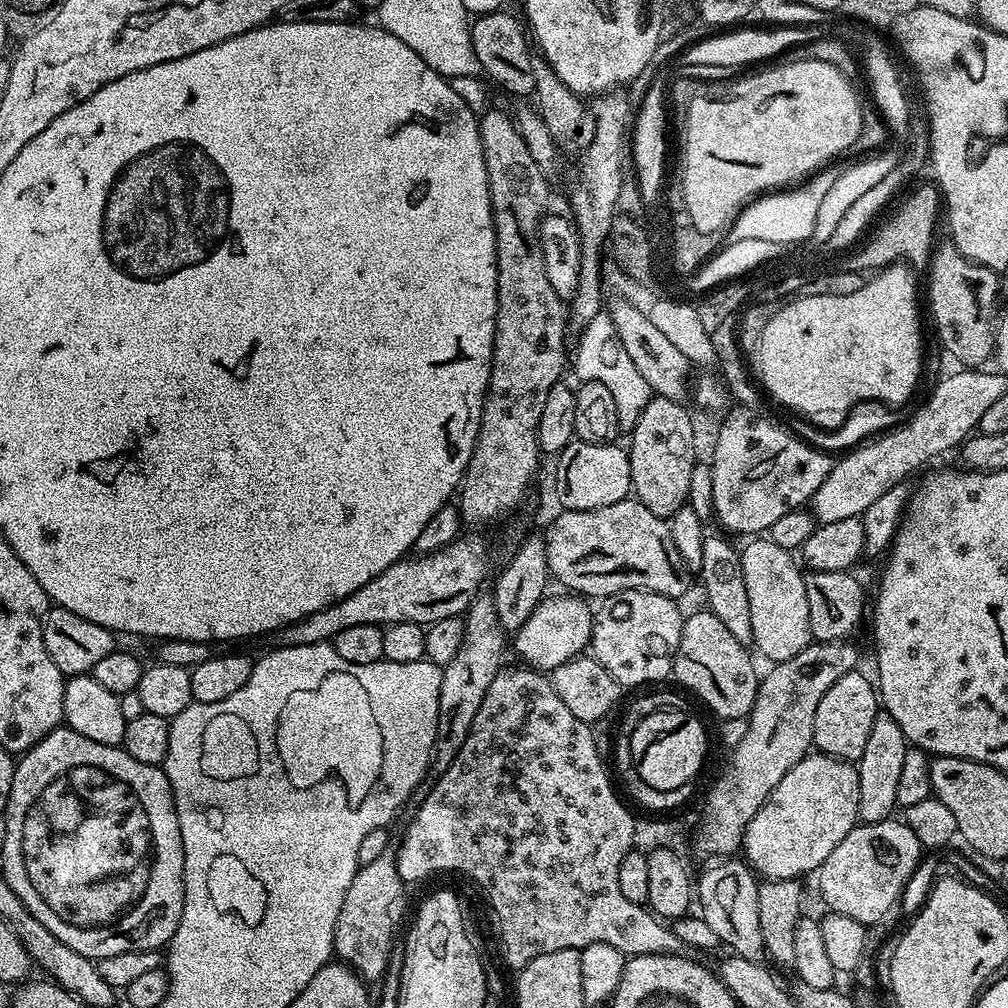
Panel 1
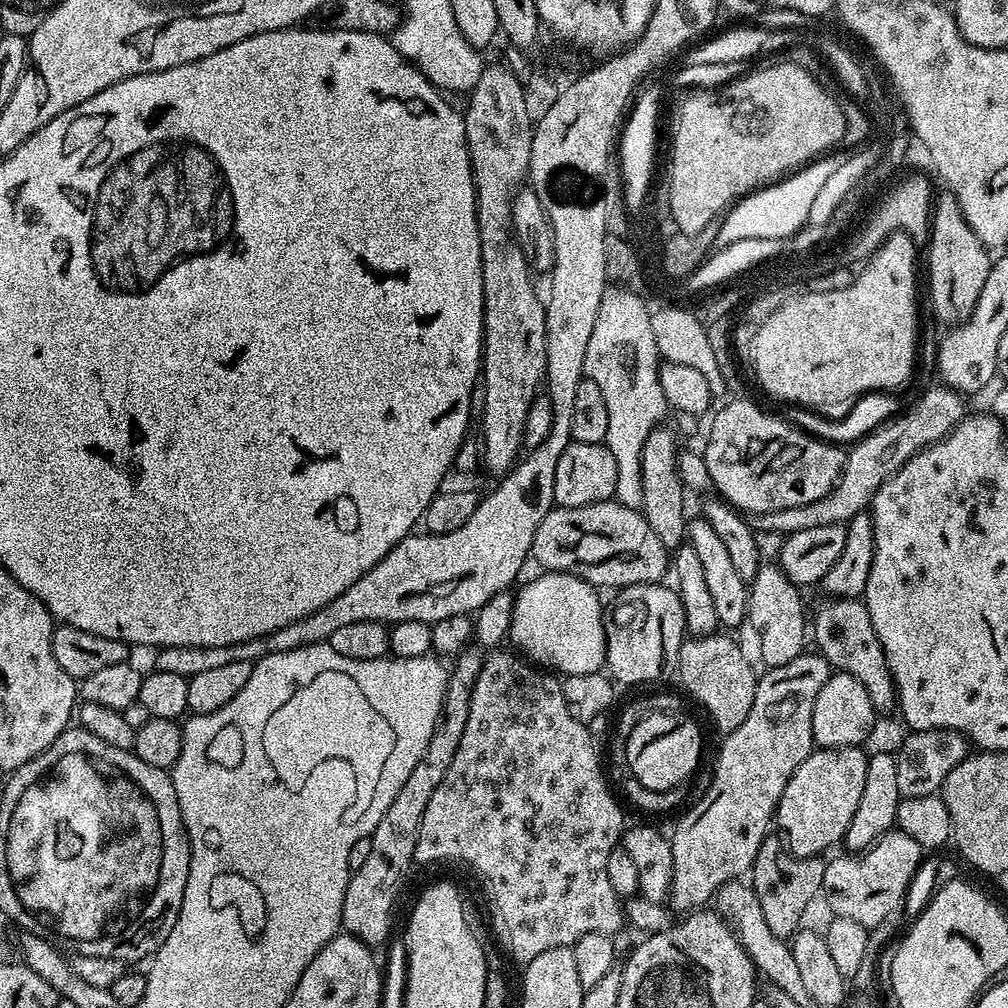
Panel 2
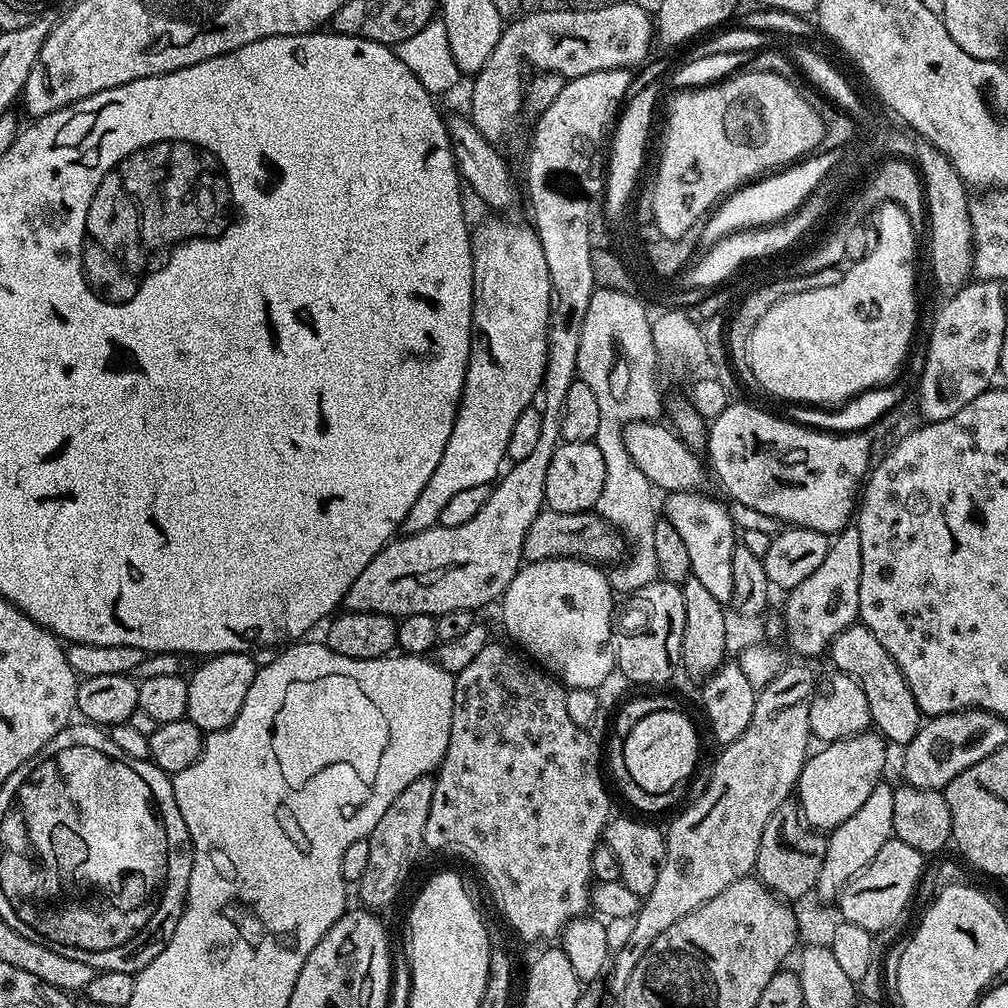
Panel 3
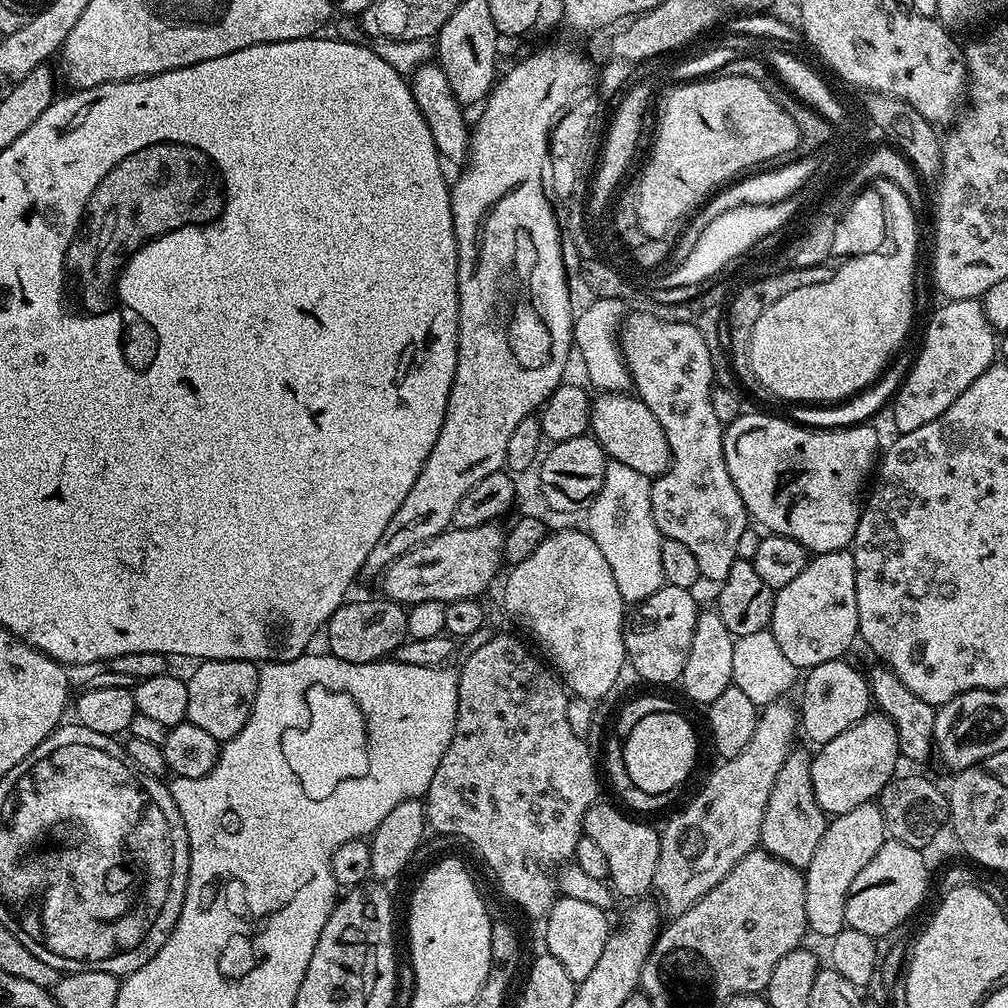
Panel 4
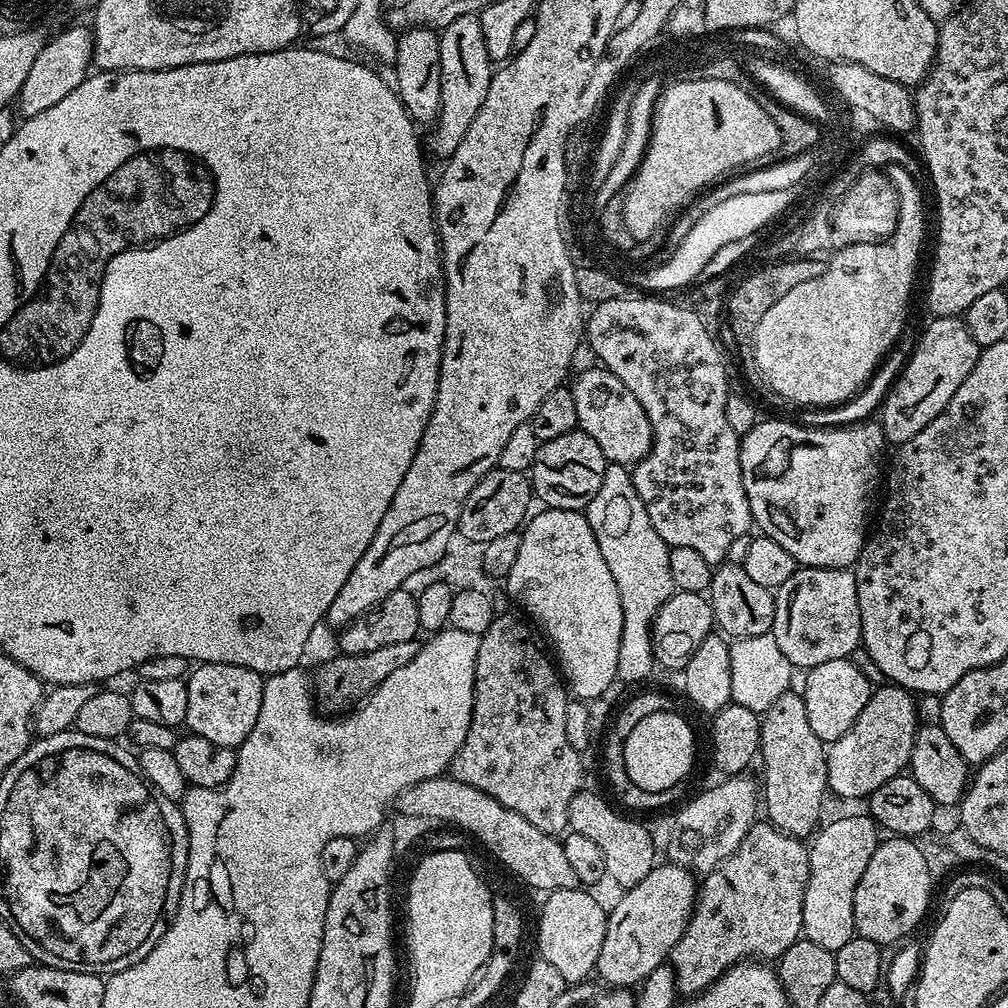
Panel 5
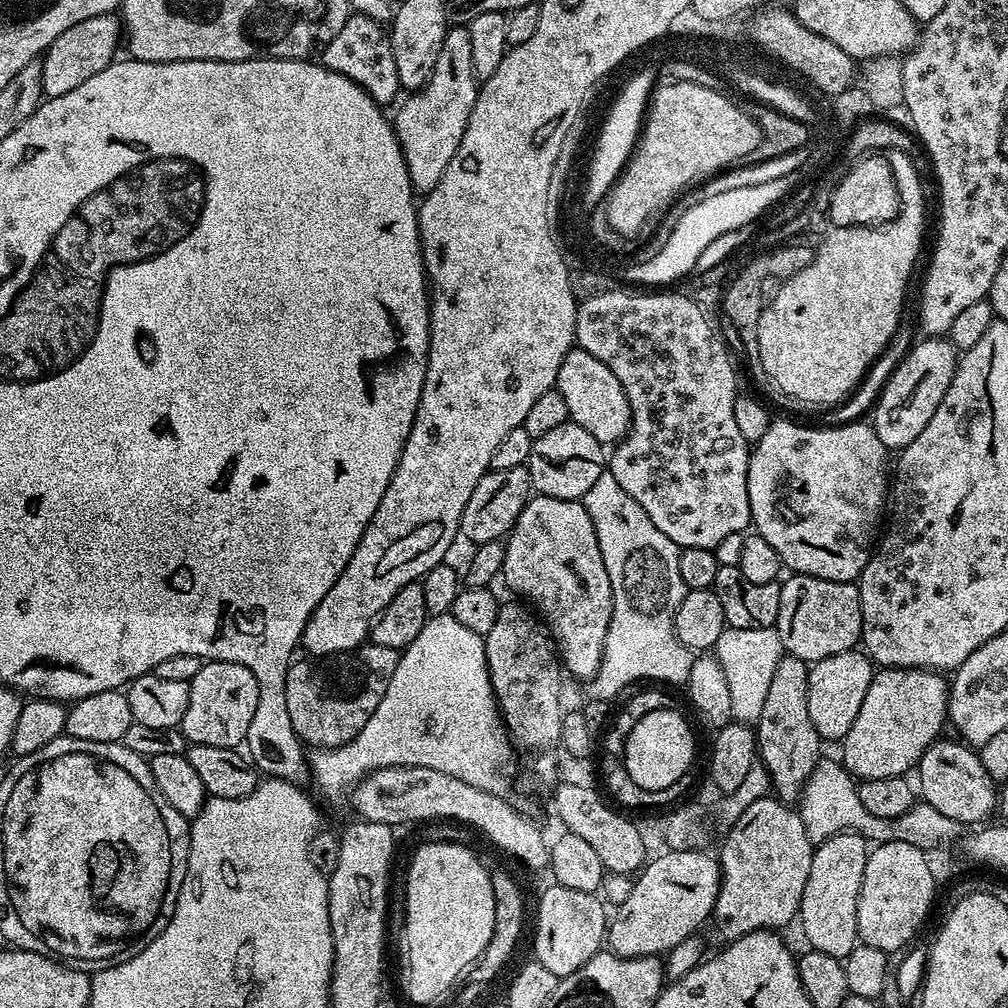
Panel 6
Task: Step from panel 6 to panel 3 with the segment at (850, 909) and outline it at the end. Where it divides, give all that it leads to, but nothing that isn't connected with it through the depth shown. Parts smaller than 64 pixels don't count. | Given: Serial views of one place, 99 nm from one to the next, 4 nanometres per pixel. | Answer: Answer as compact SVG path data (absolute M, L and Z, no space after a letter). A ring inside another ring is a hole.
M881 782L870 790L870 798L846 818L837 828L827 833L826 854L822 858L822 870L818 870L818 882L814 889L817 901L831 902L839 897L844 887L854 879L861 870L868 865L886 846L886 842L893 839L892 827L894 826L894 788L888 782Z

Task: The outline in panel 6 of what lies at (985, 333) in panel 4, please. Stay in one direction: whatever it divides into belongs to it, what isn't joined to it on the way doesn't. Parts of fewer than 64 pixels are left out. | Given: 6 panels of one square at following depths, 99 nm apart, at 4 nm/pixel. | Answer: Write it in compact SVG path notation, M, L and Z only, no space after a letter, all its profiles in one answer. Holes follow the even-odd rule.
M917 339L909 347L907 354L900 359L900 365L888 375L870 412L872 429L878 434L882 446L889 450L910 446L910 442L926 430L926 422L934 418L934 410L938 410L938 402L942 402L956 373L958 351L950 339L923 339Z

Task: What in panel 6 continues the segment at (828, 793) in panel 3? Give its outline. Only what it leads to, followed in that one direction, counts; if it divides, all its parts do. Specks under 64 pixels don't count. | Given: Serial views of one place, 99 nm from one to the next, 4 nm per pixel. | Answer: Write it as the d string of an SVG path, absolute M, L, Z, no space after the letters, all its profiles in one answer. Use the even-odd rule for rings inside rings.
M880 668L873 675L870 686L866 690L866 698L862 698L862 706L858 710L858 718L854 718L854 726L844 735L842 747L844 768L857 781L877 780L891 776L904 776L919 765L922 754L941 735L948 720L948 690L950 684L939 672L927 668Z

